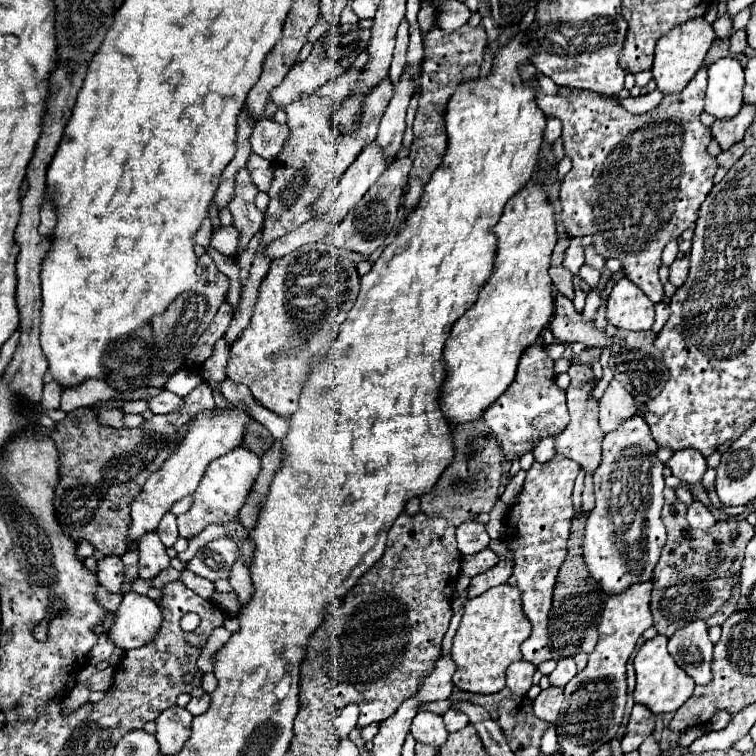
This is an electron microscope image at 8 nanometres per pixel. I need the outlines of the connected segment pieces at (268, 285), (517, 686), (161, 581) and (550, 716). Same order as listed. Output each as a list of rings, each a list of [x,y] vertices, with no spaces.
[[[309,243],[273,259],[259,287],[259,297],[241,339],[231,345],[227,377],[251,389],[255,401],[289,417],[299,403],[301,383],[309,375],[309,359],[325,353],[335,331],[345,321],[355,295],[359,275],[355,263],[329,243]]]
[[[523,659],[511,663],[507,669],[507,687],[511,689],[511,693],[527,695],[527,691],[533,685],[531,679],[533,679],[535,671],[537,671],[537,667],[533,667],[533,663],[525,663]]]
[[[168,567],[153,579],[152,587],[162,589],[166,584],[170,583],[171,581],[178,580],[180,575],[180,571],[172,567]]]
[[[549,687],[539,693],[539,697],[533,701],[533,713],[539,719],[545,719],[553,723],[559,715],[559,709],[563,705],[563,689],[561,687]]]

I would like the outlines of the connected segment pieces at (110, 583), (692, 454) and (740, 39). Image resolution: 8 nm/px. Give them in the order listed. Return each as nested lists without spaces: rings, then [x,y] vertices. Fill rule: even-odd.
[[[109,555],[105,559],[99,561],[99,567],[97,567],[97,579],[99,583],[111,591],[111,593],[121,593],[121,585],[123,585],[123,563],[121,563],[121,557],[115,557],[115,555]]]
[[[683,449],[673,453],[673,457],[667,461],[667,467],[671,467],[673,475],[677,475],[683,483],[689,483],[689,485],[701,483],[707,471],[705,457],[693,449]]]
[[[743,29],[735,31],[735,33],[731,35],[731,39],[729,39],[729,49],[731,49],[735,55],[739,55],[739,53],[743,53],[745,45],[747,45],[747,39],[745,39],[745,31],[743,31]]]

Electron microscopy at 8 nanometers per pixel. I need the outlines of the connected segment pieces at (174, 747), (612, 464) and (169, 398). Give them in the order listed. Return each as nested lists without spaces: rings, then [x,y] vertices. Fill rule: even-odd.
[[[169,707],[157,717],[157,741],[163,755],[175,755],[183,749],[191,733],[193,715],[183,707]]]
[[[641,415],[625,419],[617,431],[603,437],[603,459],[593,473],[595,507],[587,517],[583,555],[591,577],[609,595],[651,579],[665,545],[667,535],[661,521],[665,465],[657,459],[657,449],[659,445],[653,441]]]
[[[165,389],[161,395],[149,399],[149,409],[153,413],[171,413],[171,411],[181,409],[181,403],[183,403],[183,397]]]

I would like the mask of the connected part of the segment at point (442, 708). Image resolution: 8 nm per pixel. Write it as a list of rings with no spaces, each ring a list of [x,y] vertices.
[[[449,699],[422,704],[419,708],[419,711],[430,711],[443,715],[447,709],[449,709]]]

